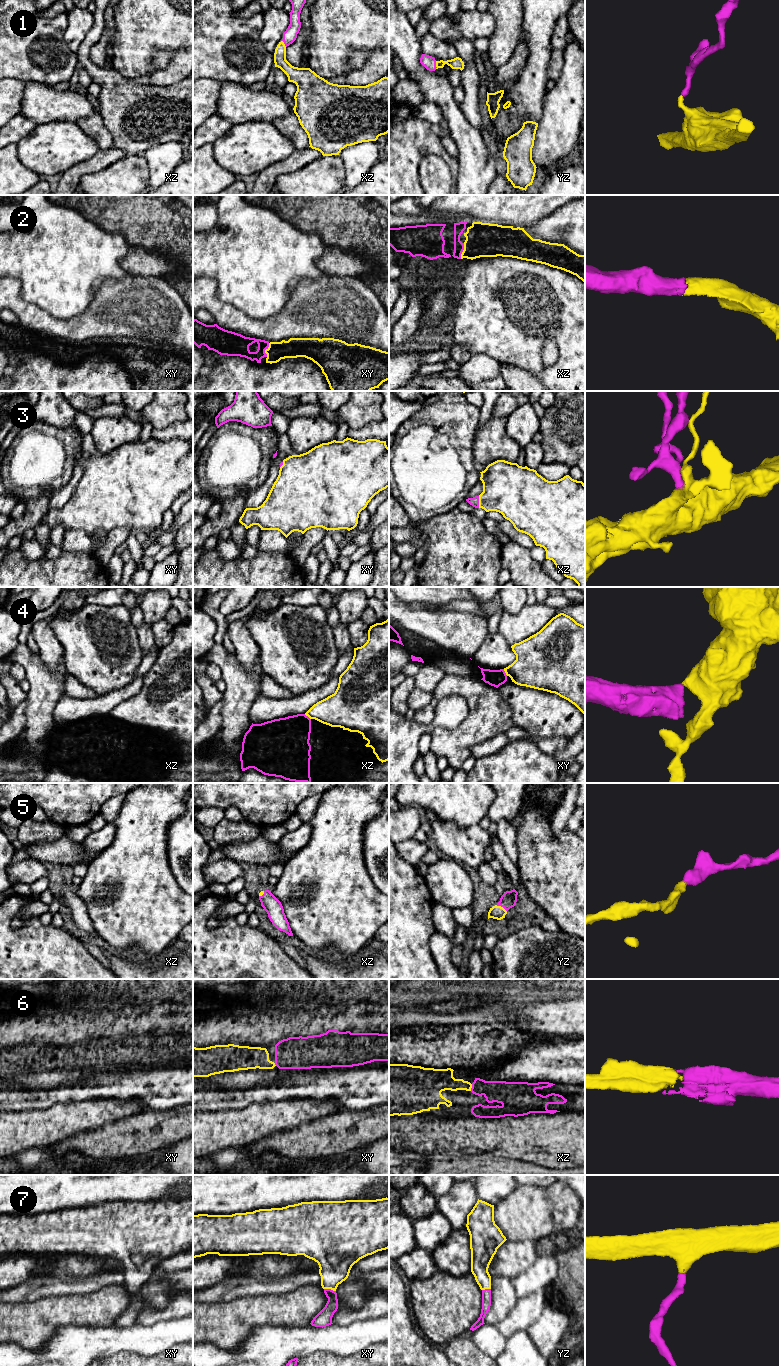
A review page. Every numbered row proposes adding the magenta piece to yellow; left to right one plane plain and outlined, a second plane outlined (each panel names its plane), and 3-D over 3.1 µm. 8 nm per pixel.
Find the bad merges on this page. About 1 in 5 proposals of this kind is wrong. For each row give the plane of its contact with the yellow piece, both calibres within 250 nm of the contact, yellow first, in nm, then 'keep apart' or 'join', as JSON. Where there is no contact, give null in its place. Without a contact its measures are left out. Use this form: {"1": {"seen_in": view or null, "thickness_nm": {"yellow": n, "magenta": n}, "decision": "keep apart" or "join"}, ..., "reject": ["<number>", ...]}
{"1": {"seen_in": "yz", "thickness_nm": {"yellow": 90, "magenta": 110}, "decision": "join"}, "2": {"seen_in": "xz", "thickness_nm": {"yellow": 280, "magenta": 80}, "decision": "join"}, "3": {"seen_in": "xz", "thickness_nm": {"yellow": 400, "magenta": 70}, "decision": "join"}, "4": {"seen_in": "xy", "thickness_nm": {"yellow": 340, "magenta": 130}, "decision": "keep apart"}, "5": {"seen_in": "yz", "thickness_nm": {"yellow": 110, "magenta": 130}, "decision": "join"}, "6": {"seen_in": "xz", "thickness_nm": {"yellow": 180, "magenta": 180}, "decision": "join"}, "7": {"seen_in": "xy", "thickness_nm": {"yellow": 300, "magenta": 130}, "decision": "join"}, "reject": ["4"]}

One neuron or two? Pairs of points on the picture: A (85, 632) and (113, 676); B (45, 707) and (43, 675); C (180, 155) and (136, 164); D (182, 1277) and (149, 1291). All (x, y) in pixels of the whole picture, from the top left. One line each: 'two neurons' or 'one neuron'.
A: one neuron
B: one neuron
C: two neurons
D: one neuron

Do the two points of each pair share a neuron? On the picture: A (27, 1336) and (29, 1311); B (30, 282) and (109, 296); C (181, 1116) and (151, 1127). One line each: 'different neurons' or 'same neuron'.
A: same neuron
B: different neurons
C: same neuron

